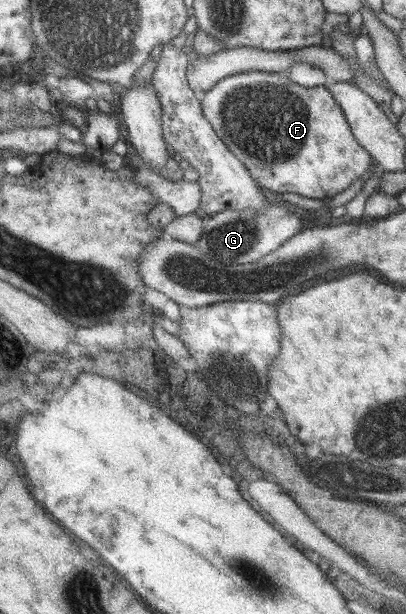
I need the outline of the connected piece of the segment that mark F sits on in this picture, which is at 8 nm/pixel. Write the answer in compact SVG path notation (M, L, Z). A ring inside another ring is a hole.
M241 72L241 74L233 74L227 78L218 81L210 90L205 91L205 97L200 101L202 115L209 122L212 130L221 143L226 146L226 149L237 158L237 160L249 171L253 180L261 187L267 188L275 194L275 192L293 192L299 196L307 197L308 199L329 199L331 200L336 194L347 190L351 186L351 182L360 178L363 172L368 171L370 154L355 141L351 130L345 121L341 108L333 101L333 97L329 94L329 90L325 86L306 88L293 84L287 78L286 72Z

